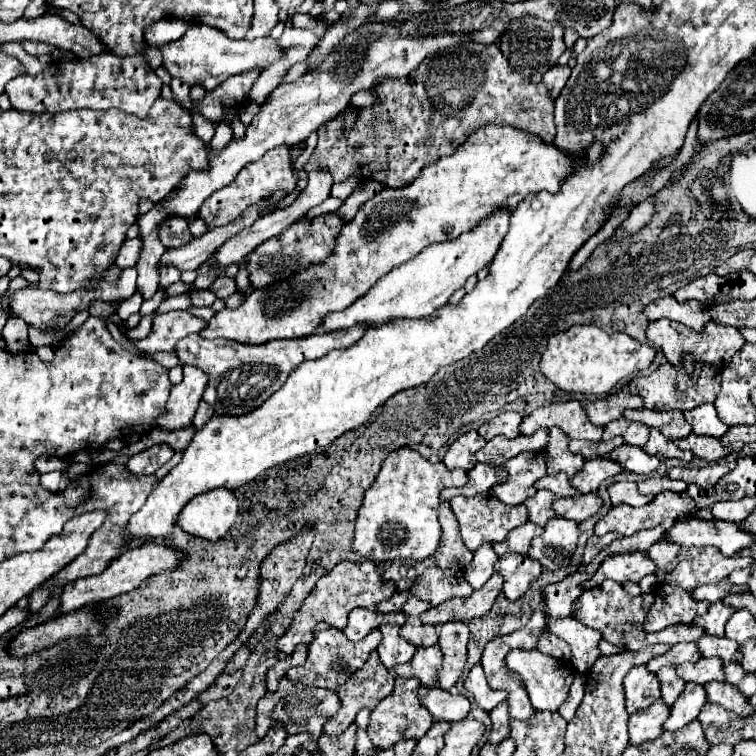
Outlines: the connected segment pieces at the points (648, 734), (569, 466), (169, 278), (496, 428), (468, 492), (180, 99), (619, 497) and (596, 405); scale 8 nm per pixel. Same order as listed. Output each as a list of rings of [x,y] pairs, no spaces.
[[[657,700],[645,712],[629,716],[629,744],[641,744],[661,736],[661,726],[669,718],[669,708]]]
[[[561,428],[549,430],[549,444],[545,448],[545,458],[549,474],[565,472],[569,478],[573,478],[585,464],[581,456],[569,452],[569,438],[565,436],[565,432],[561,432]]]
[[[173,266],[163,268],[163,270],[161,270],[161,278],[159,278],[159,286],[161,286],[161,288],[171,286],[171,284],[179,282],[179,276],[181,276],[181,272],[179,272],[177,268],[173,268]]]
[[[505,412],[505,414],[499,414],[493,420],[481,424],[477,432],[485,440],[491,440],[499,434],[503,434],[505,438],[517,438],[519,436],[519,424],[521,424],[521,416],[517,412]]]
[[[477,462],[475,468],[469,472],[469,482],[463,488],[445,488],[441,492],[441,500],[451,500],[453,496],[477,496],[489,492],[493,486],[505,482],[505,470]]]
[[[171,80],[171,90],[173,90],[173,100],[177,100],[177,104],[181,104],[181,108],[189,108],[193,110],[193,102],[189,98],[189,84],[185,84],[183,80]]]
[[[615,482],[609,486],[609,496],[611,496],[611,504],[619,506],[619,504],[629,504],[629,506],[645,506],[653,500],[653,496],[643,496],[637,490],[635,482]]]
[[[619,390],[615,394],[609,394],[605,398],[597,398],[597,400],[585,404],[589,420],[597,426],[605,426],[607,422],[621,418],[623,410],[627,410],[627,408],[643,408],[641,396]]]

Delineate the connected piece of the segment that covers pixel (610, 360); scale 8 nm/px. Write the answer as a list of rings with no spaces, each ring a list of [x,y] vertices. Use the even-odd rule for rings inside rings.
[[[573,326],[549,338],[547,350],[541,356],[541,372],[561,390],[601,396],[607,394],[621,378],[649,368],[653,360],[655,348],[639,344],[627,334],[607,334],[597,326]]]

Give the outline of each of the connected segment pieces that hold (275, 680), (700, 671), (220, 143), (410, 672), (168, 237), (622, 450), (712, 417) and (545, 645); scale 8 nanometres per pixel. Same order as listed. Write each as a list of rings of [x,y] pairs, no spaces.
[[[285,658],[285,660],[279,660],[269,672],[267,672],[267,690],[269,692],[277,692],[277,686],[279,686],[279,680],[285,676],[285,672],[291,668],[291,658]]]
[[[701,658],[695,664],[681,664],[677,666],[677,676],[685,682],[707,684],[711,680],[723,680],[723,662],[719,658]]]
[[[219,120],[219,122],[215,122],[215,136],[213,136],[213,140],[211,140],[209,146],[213,148],[213,152],[217,152],[217,150],[223,148],[231,138],[233,138],[231,126],[229,126],[225,120]]]
[[[433,644],[427,648],[417,648],[415,656],[409,662],[393,668],[393,674],[403,678],[417,676],[421,684],[429,688],[437,684],[437,672],[441,668],[441,662],[443,662],[443,654],[439,650],[439,644]]]
[[[173,216],[165,220],[159,228],[159,240],[165,244],[165,248],[179,248],[181,244],[187,244],[193,238],[193,234],[187,230],[187,220]]]
[[[623,444],[623,446],[615,448],[609,454],[609,458],[613,462],[621,464],[625,470],[635,472],[635,474],[643,474],[643,476],[653,474],[659,468],[659,464],[661,464],[659,456],[649,456],[643,448],[631,446],[631,444]]]
[[[701,404],[693,410],[683,412],[683,414],[685,414],[685,420],[691,424],[695,434],[707,434],[713,438],[721,438],[729,430],[729,426],[725,426],[719,420],[713,404]]]
[[[549,628],[541,634],[541,640],[539,640],[539,650],[545,652],[547,656],[553,656],[555,660],[569,660],[571,658],[571,648],[565,640],[553,636],[549,632]]]

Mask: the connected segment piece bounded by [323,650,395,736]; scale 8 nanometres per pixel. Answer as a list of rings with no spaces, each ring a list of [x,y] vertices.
[[[373,650],[363,668],[357,670],[353,678],[349,678],[337,690],[341,698],[341,710],[329,720],[329,724],[325,724],[323,732],[329,736],[339,736],[355,720],[357,710],[373,710],[385,696],[389,696],[393,692],[393,682],[395,678],[381,664],[377,650]]]

